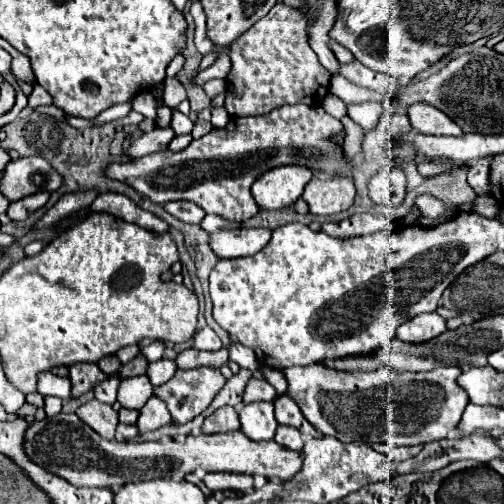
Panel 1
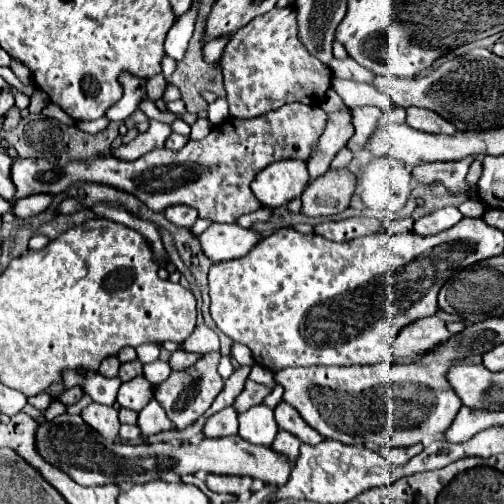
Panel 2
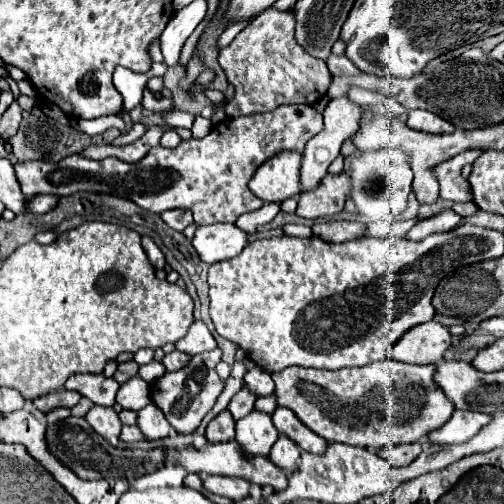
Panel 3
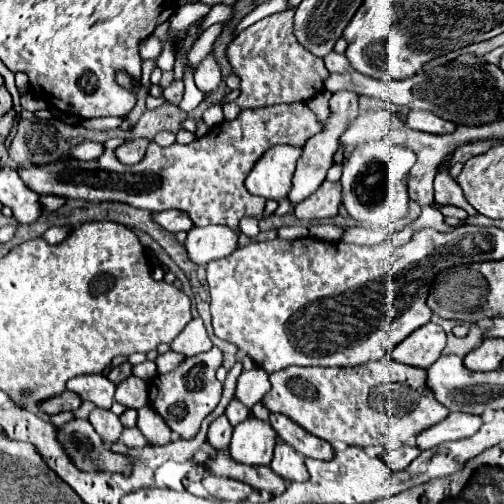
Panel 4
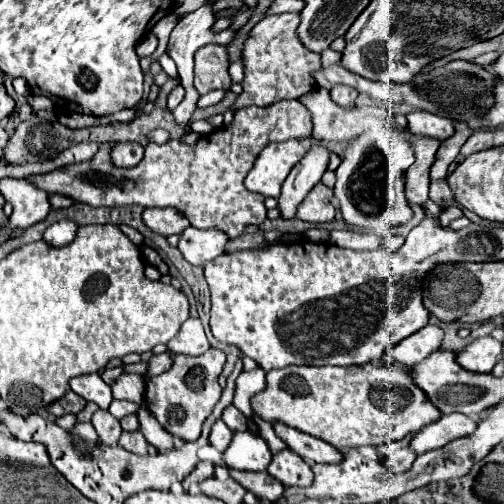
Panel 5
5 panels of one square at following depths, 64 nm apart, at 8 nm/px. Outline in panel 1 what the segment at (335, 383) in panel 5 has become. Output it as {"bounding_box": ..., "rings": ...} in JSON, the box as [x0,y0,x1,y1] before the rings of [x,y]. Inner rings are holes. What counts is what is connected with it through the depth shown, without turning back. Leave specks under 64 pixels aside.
{"bounding_box":[282,364,468,446],"rings":[[[314,364],[284,368],[282,374],[288,382],[288,396],[298,404],[304,418],[324,436],[334,436],[340,442],[386,442],[392,446],[416,446],[442,440],[456,428],[468,404],[468,396],[464,396],[464,390],[456,384],[456,376],[460,374],[460,368],[456,366],[444,366],[428,372],[398,372],[392,366],[382,366],[374,372],[346,372],[324,364]]]}

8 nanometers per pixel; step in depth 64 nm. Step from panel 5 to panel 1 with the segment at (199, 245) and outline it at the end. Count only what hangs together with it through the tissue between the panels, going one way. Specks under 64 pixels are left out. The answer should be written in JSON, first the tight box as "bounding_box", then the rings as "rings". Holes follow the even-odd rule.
{"bounding_box":[208,228,272,258],"rings":[[[222,228],[208,236],[208,244],[218,258],[252,256],[268,244],[272,232],[266,228]]]}

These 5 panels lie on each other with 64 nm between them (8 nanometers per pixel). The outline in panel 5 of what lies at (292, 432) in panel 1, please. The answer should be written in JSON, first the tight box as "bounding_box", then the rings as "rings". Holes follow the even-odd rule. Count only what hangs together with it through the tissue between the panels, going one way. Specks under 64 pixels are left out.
{"bounding_box":[268,448,314,486],"rings":[[[288,448],[272,458],[268,474],[272,474],[284,486],[310,486],[314,482],[314,472],[310,470],[310,464],[306,464]]]}

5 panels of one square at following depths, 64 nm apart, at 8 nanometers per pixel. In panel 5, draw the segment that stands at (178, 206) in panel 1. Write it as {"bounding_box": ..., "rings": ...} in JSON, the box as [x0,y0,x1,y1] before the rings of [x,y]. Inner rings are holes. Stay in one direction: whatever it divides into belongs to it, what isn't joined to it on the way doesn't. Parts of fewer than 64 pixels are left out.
{"bounding_box":[142,208,188,236],"rings":[[[144,208],[142,210],[142,222],[160,236],[180,234],[184,228],[188,228],[188,218],[178,212],[176,208]]]}

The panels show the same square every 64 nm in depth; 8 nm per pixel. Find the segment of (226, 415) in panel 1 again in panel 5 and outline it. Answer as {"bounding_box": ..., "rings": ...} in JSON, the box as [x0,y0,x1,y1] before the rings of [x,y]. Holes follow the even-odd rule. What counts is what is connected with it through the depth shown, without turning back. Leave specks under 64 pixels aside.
{"bounding_box":[210,420,232,452],"rings":[[[218,420],[214,426],[212,426],[212,432],[210,432],[210,444],[218,450],[218,452],[224,452],[230,442],[232,442],[232,432],[226,428],[226,424],[222,420]]]}

